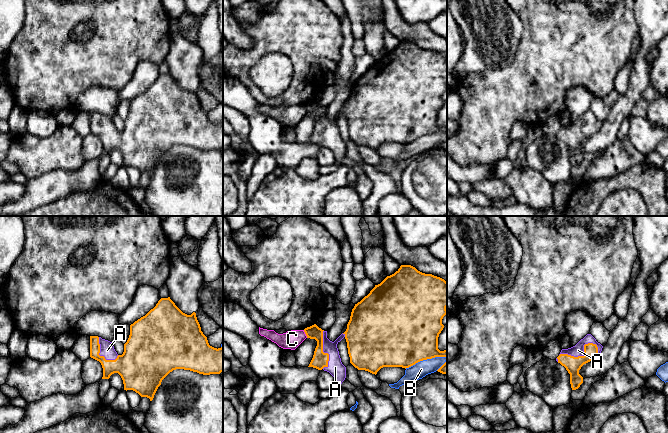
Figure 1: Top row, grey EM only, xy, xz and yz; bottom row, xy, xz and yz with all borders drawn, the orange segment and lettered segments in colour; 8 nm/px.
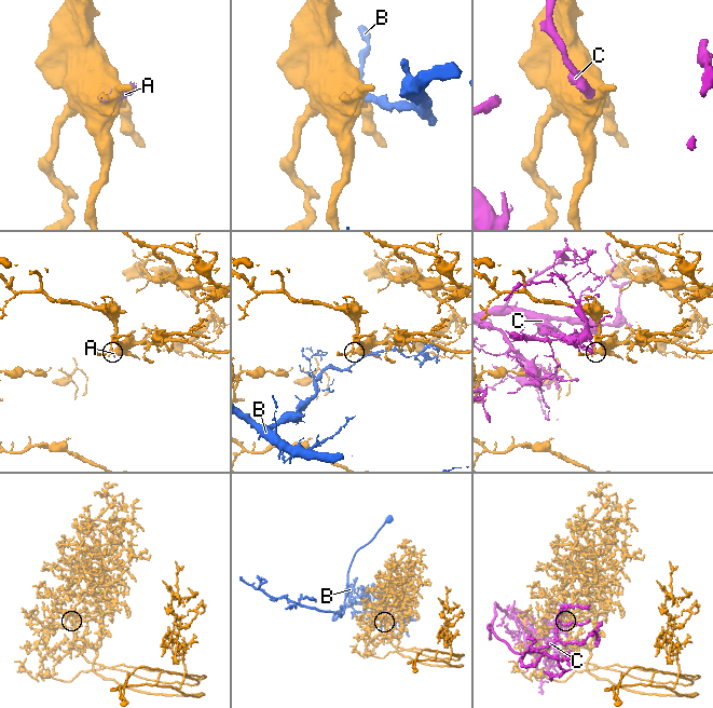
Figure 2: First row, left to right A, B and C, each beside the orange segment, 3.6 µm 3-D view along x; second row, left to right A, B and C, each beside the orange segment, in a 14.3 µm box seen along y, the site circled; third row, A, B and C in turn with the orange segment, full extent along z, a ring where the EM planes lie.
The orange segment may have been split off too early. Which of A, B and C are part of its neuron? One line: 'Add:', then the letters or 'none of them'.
Add: A

